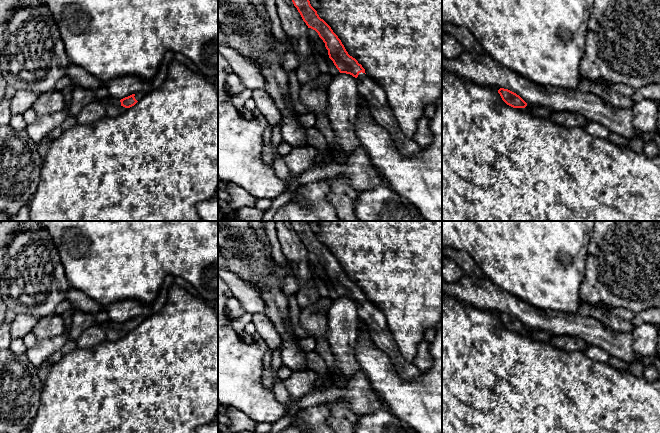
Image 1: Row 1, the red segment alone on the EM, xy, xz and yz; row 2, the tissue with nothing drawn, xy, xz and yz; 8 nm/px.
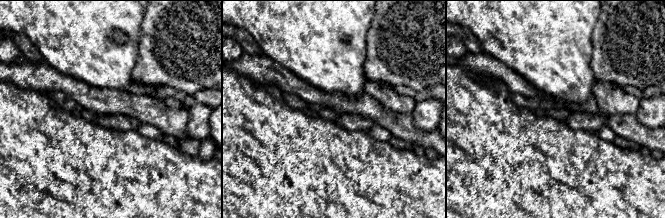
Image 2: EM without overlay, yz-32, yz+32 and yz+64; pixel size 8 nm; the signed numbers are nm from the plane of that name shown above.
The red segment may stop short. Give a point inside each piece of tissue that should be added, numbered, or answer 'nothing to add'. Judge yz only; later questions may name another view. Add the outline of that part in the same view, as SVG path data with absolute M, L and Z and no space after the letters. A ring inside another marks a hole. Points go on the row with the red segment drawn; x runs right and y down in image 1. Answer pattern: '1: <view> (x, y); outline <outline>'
nothing to add

